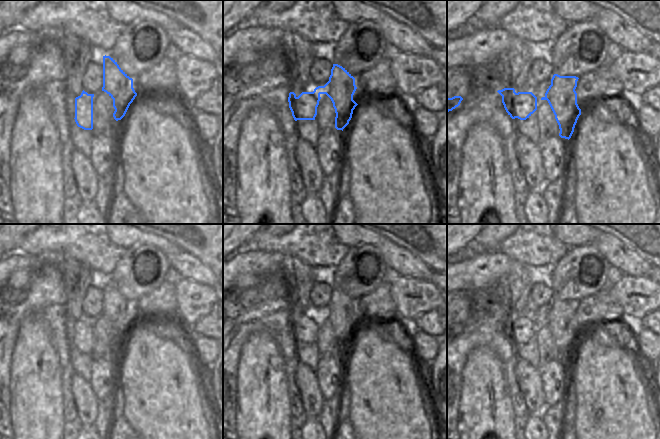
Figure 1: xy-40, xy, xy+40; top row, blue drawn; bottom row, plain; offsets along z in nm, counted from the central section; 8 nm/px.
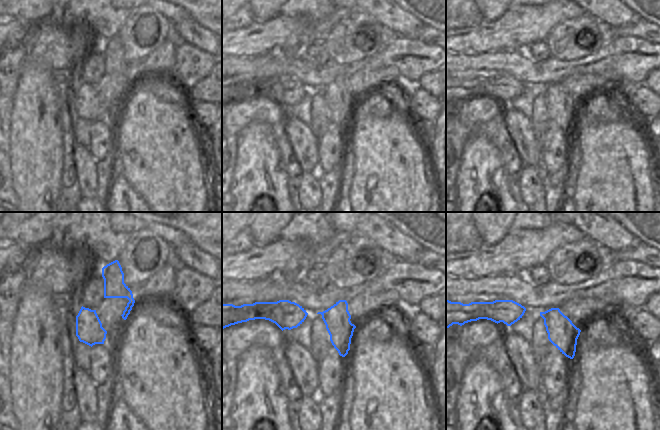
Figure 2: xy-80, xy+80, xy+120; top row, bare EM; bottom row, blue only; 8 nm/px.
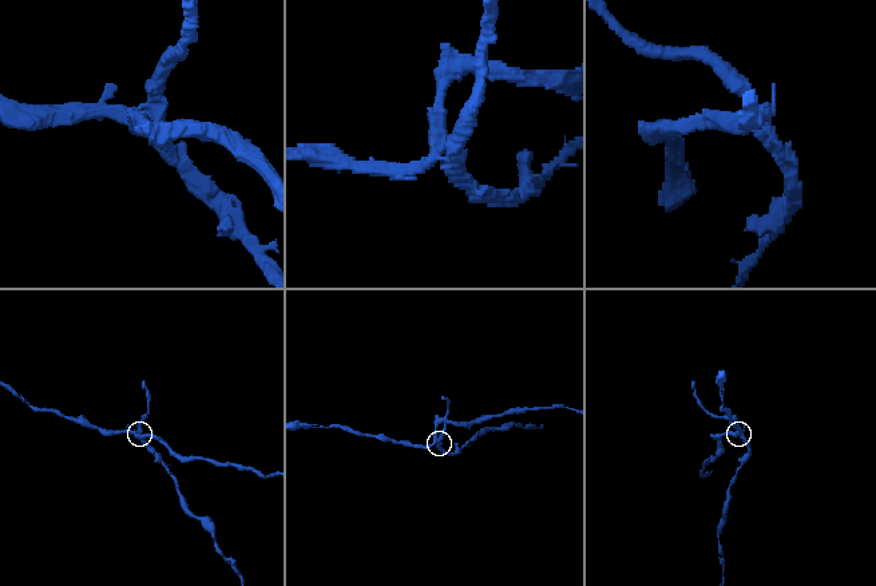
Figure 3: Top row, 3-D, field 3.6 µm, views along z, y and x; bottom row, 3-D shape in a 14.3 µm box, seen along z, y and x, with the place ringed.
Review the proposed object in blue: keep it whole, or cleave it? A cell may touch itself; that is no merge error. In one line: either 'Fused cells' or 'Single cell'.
Fused cells.

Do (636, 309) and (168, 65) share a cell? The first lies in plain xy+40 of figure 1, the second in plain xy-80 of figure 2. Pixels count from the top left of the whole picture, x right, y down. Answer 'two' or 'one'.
two

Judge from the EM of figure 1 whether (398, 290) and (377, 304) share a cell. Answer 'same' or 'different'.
different

